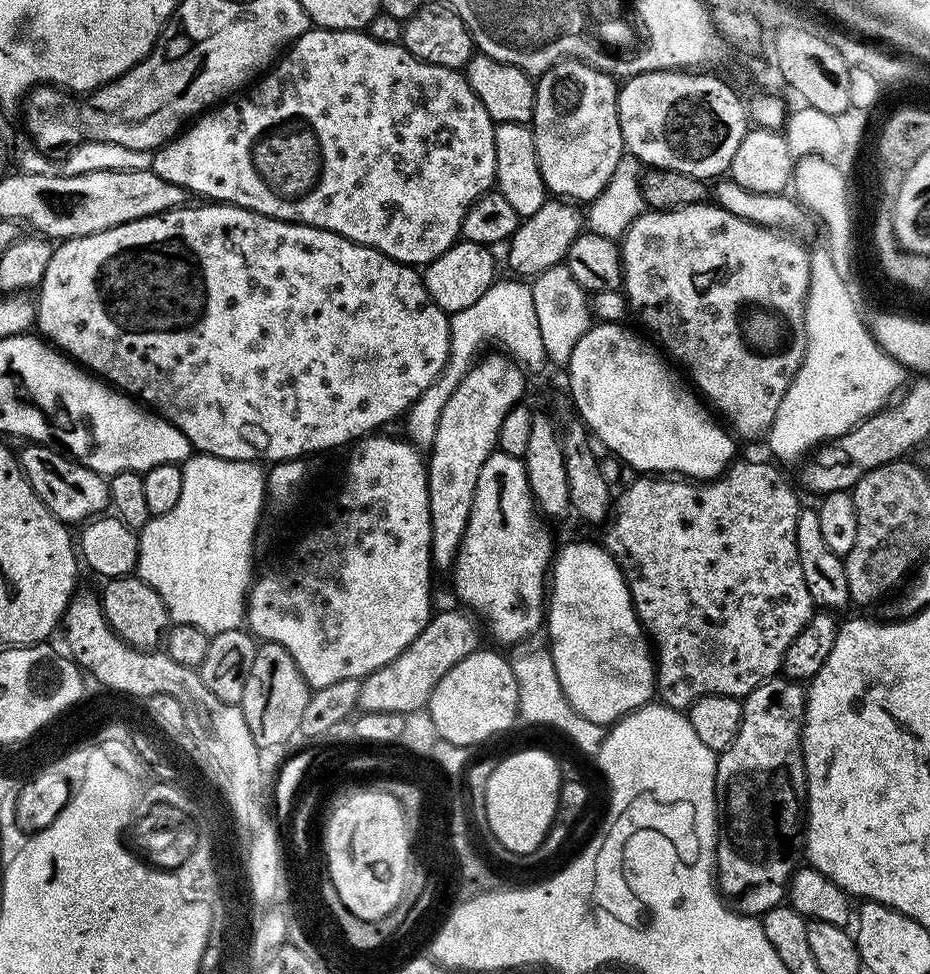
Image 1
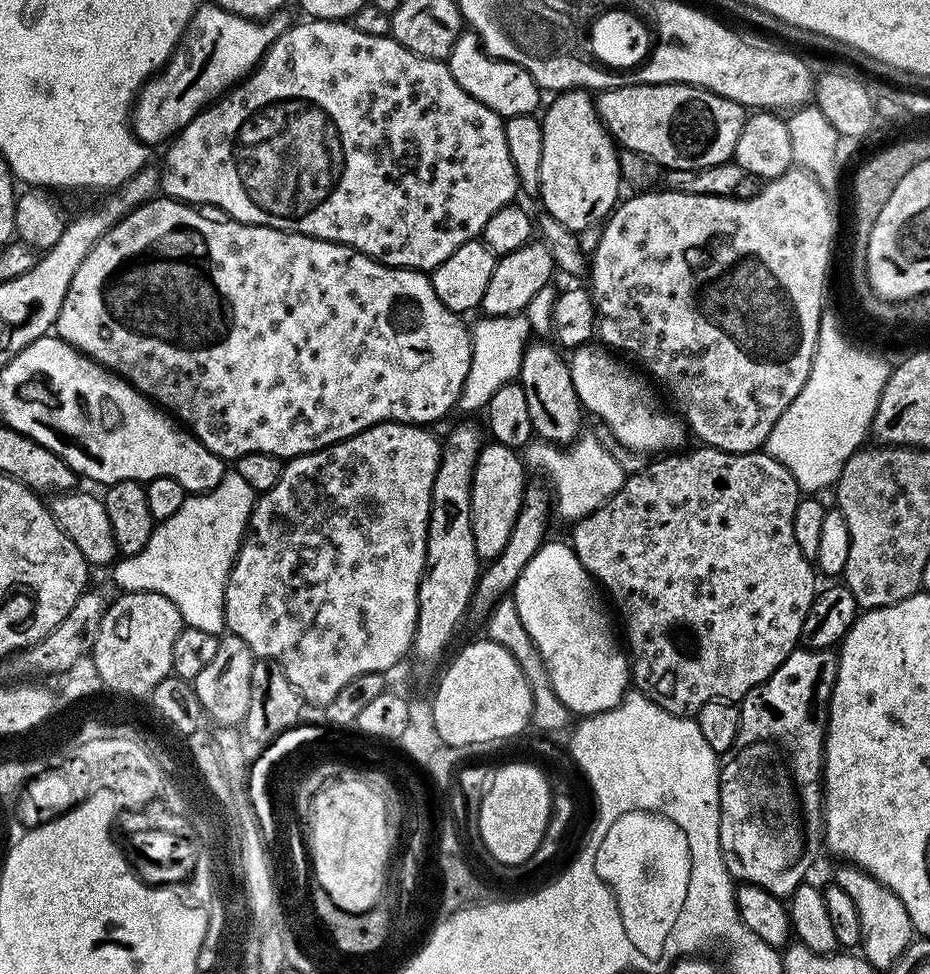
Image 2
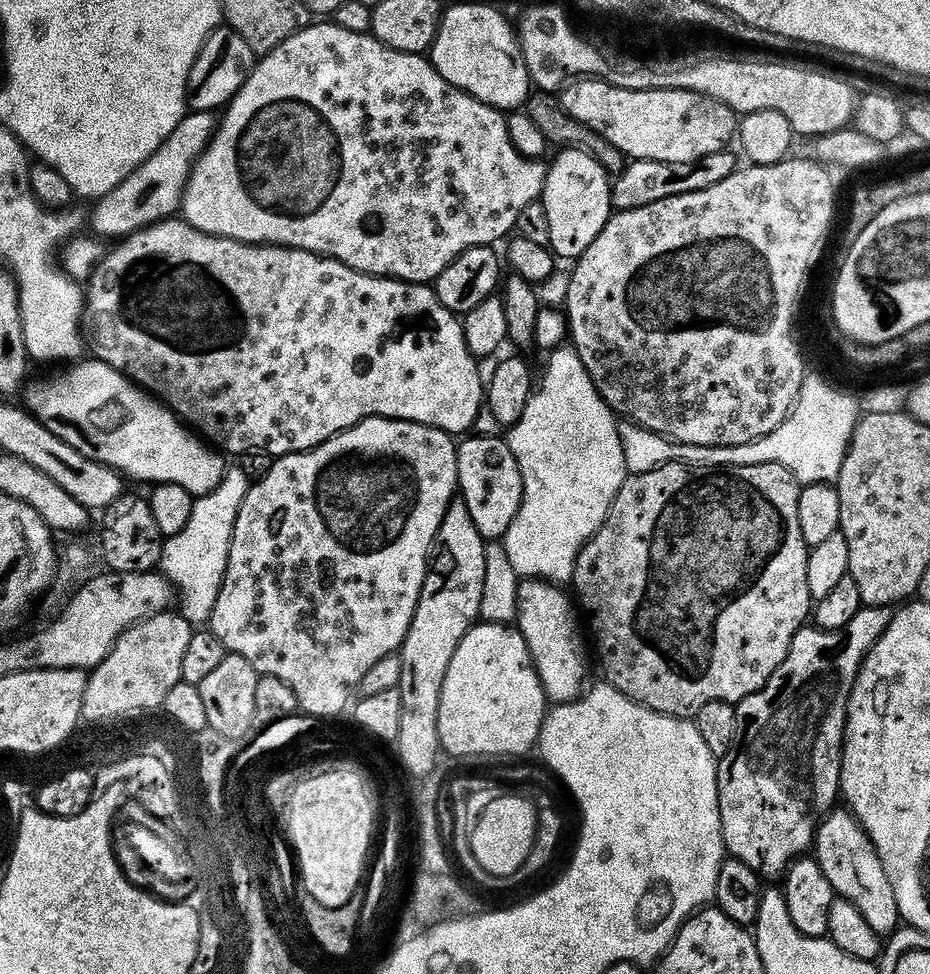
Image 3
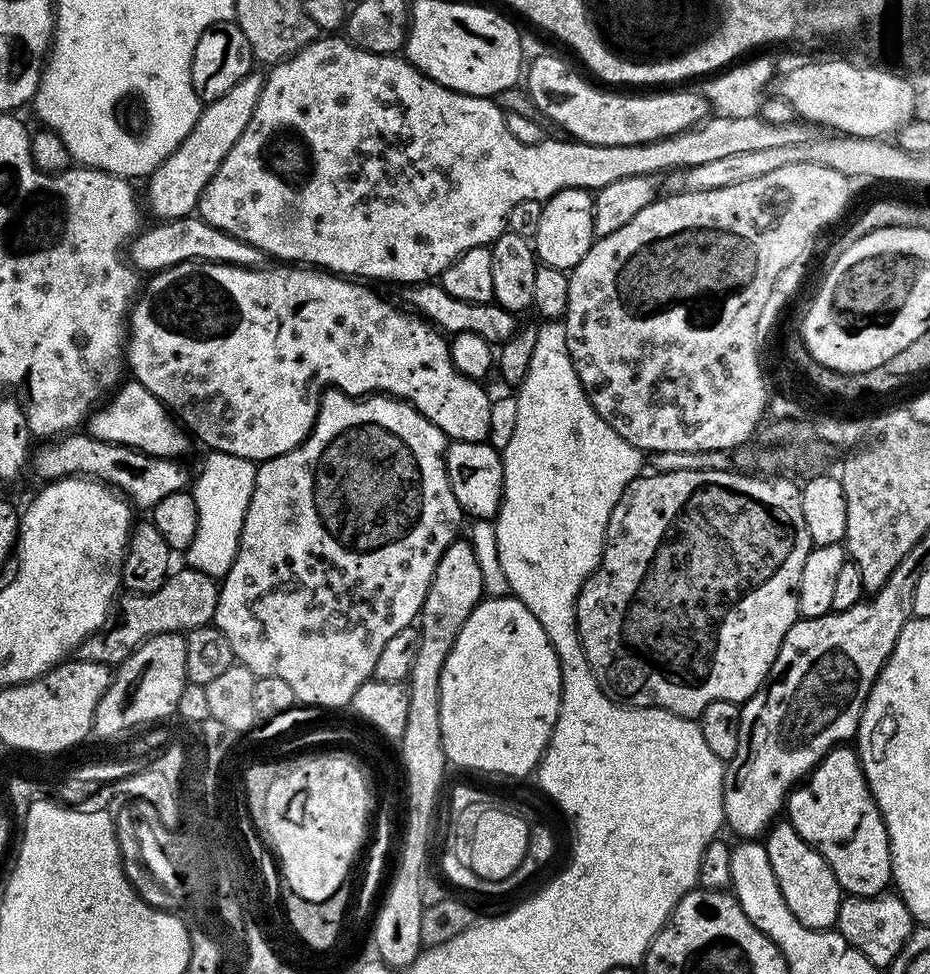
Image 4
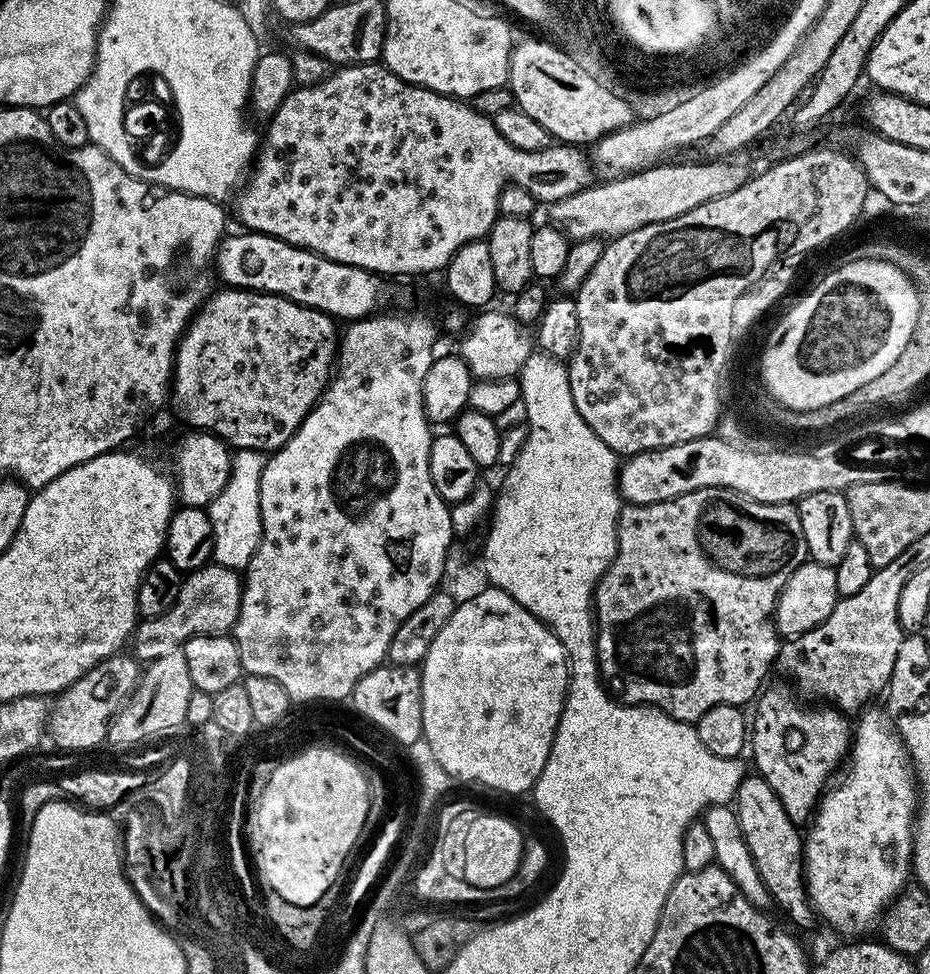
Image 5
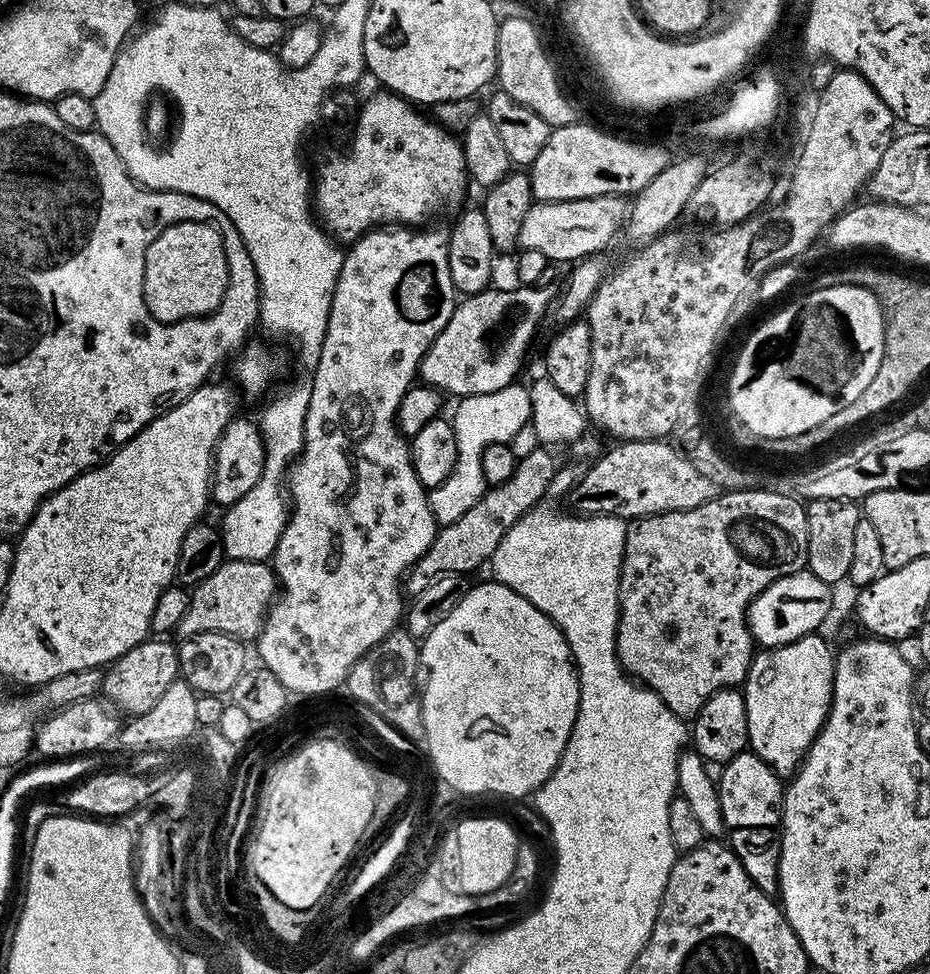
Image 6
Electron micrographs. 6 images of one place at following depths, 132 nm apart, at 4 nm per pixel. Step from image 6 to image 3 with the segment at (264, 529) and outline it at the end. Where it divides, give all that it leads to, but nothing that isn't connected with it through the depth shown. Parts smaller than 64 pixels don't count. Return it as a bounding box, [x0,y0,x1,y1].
[159,467,250,626]

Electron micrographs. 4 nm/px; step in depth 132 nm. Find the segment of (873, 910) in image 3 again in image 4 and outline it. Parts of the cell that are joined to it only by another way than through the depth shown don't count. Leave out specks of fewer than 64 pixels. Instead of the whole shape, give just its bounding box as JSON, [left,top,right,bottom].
[786,747,892,896]

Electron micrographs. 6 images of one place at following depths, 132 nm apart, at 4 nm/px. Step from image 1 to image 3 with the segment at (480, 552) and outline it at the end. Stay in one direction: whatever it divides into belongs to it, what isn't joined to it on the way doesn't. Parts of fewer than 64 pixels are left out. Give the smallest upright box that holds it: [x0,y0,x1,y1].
[456,435,523,542]

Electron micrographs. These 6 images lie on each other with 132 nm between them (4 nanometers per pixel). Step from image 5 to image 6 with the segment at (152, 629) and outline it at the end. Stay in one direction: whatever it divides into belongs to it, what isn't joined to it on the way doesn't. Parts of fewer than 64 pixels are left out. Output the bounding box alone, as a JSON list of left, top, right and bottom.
[175,560,278,642]

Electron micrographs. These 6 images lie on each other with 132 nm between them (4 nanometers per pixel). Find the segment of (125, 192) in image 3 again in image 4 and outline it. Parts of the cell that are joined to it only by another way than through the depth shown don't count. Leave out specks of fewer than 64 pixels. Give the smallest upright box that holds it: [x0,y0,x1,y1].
[147,70,265,221]

